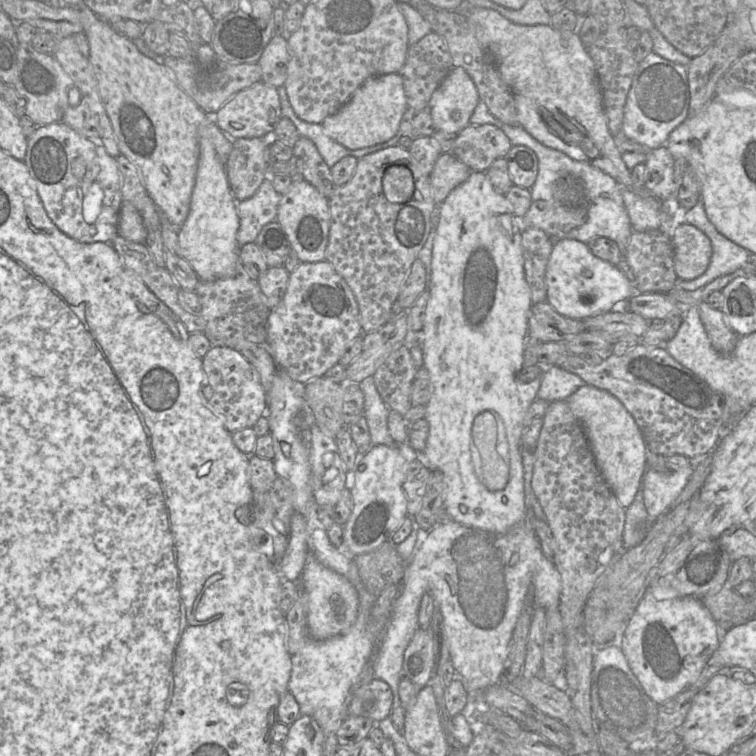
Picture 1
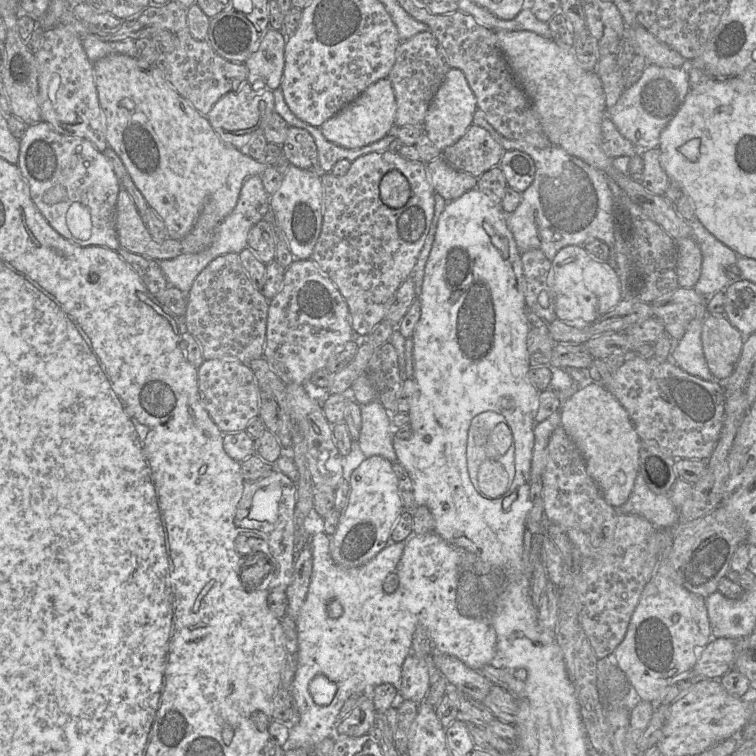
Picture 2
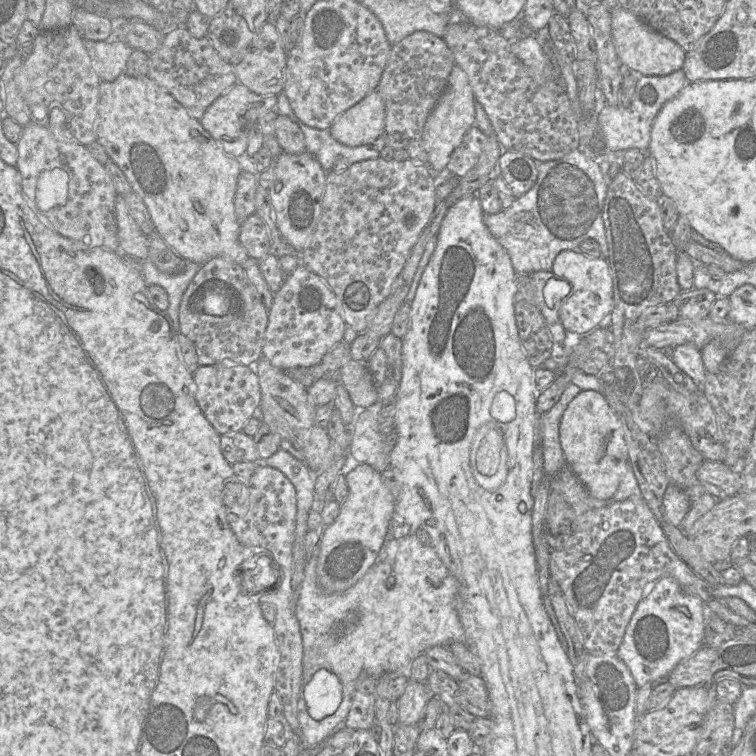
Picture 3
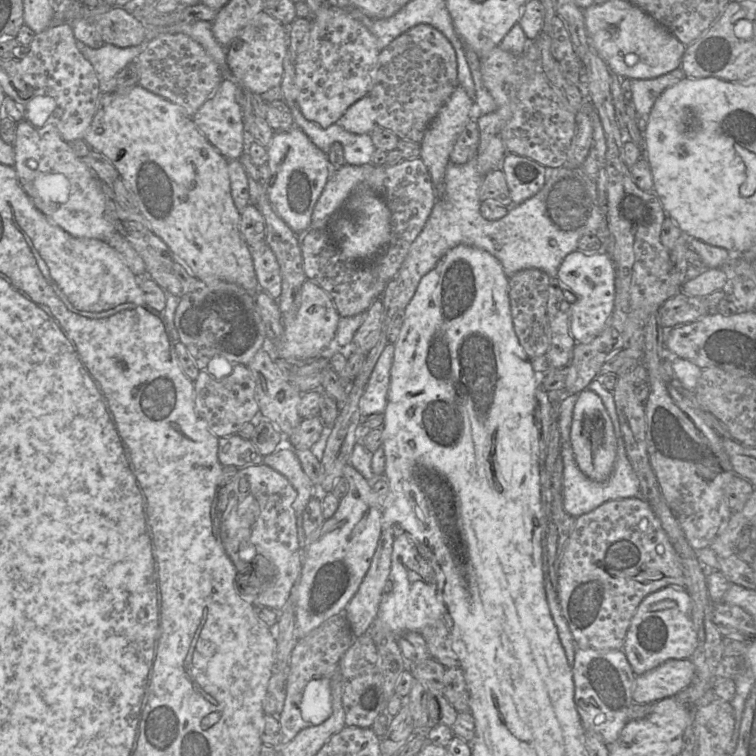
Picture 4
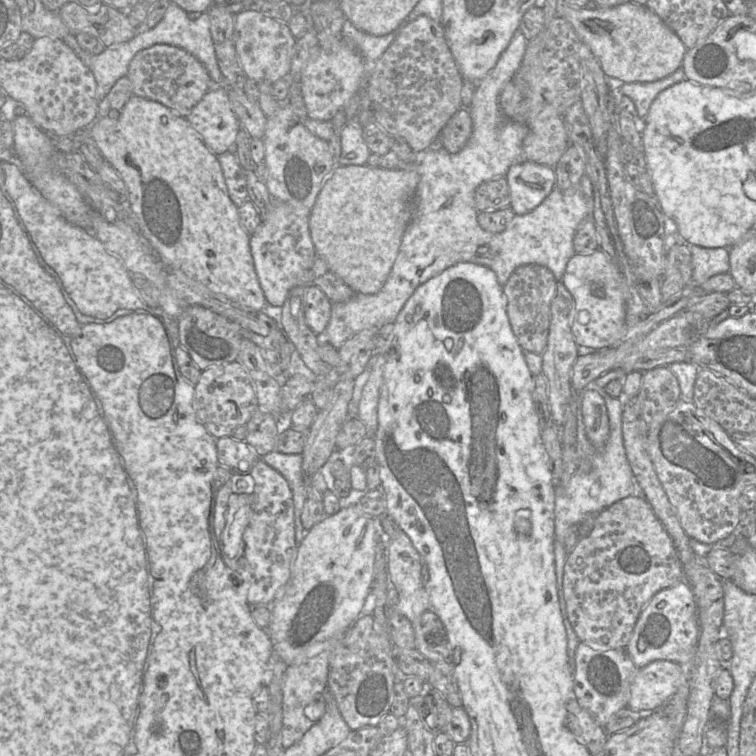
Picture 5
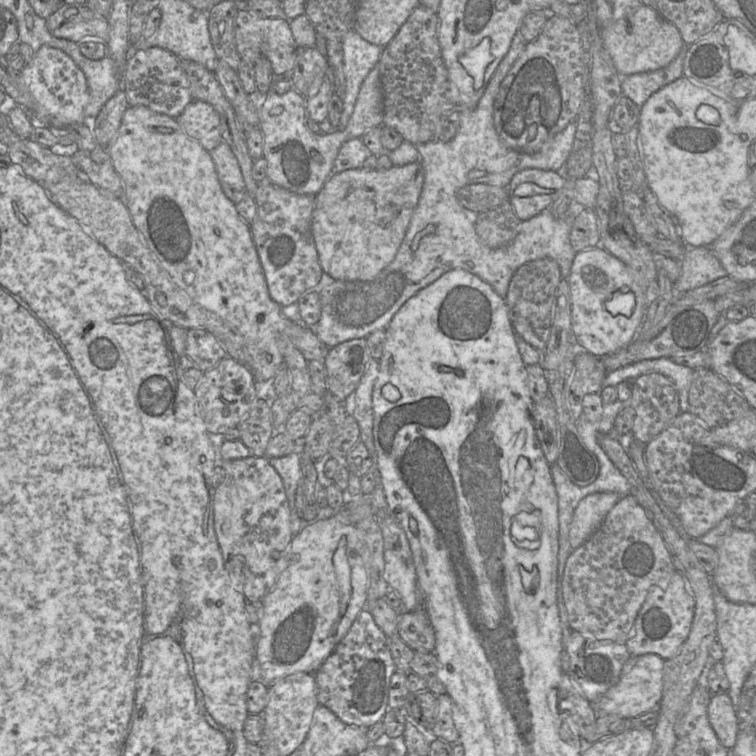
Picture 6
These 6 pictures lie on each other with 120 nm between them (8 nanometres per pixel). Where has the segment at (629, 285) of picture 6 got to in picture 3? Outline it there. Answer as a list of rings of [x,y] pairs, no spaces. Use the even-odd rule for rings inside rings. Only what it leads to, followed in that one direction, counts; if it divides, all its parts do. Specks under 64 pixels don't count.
[[[580,249],[564,250],[556,256],[552,272],[571,285],[570,293],[560,300],[558,310],[560,321],[568,332],[568,343],[604,325],[614,307],[613,280],[608,260],[602,256],[590,257]]]

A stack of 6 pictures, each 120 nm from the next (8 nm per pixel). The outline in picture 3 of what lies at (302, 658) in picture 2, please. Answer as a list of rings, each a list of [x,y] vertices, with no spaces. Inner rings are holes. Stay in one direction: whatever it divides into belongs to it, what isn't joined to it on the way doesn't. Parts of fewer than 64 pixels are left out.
[[[414,534],[397,541],[398,547],[393,564],[387,561],[375,562],[354,586],[340,593],[326,593],[319,586],[317,579],[319,545],[313,549],[307,560],[296,603],[296,617],[303,644],[302,680],[298,697],[298,717],[305,744],[302,747],[323,745],[339,726],[343,726],[351,706],[355,685],[363,675],[378,678],[385,673],[407,672],[411,662],[433,646],[447,646],[451,642],[466,643],[464,629],[456,609],[459,589],[456,578],[443,564],[434,548],[421,544]],[[390,575],[395,577],[395,586],[387,589],[385,582]],[[315,669],[325,669],[335,674],[342,685],[342,701],[337,711],[319,721],[310,717],[304,699],[304,687],[312,678],[311,671]]]

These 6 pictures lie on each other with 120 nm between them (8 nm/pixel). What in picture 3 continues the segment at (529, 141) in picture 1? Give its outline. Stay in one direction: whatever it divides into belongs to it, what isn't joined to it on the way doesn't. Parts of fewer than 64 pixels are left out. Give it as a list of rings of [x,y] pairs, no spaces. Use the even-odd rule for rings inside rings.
[[[574,150],[558,160],[538,161],[534,160],[538,171],[537,181],[534,186],[524,195],[516,198],[510,208],[502,210],[497,214],[485,214],[483,216],[484,223],[493,237],[507,251],[510,256],[512,266],[517,274],[531,274],[536,271],[552,271],[553,262],[556,256],[564,250],[579,250],[580,244],[588,238],[594,239],[600,246],[601,256],[608,260],[609,250],[606,240],[606,233],[603,221],[604,201],[607,195],[608,185],[605,183],[600,171],[599,163],[580,150]]]

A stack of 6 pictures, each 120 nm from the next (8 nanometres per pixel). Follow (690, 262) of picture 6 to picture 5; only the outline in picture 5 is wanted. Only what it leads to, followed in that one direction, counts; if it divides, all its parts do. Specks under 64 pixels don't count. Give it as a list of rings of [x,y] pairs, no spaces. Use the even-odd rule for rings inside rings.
[[[688,243],[691,252],[693,283],[701,285],[710,277],[727,273],[730,270],[728,248],[705,248]]]

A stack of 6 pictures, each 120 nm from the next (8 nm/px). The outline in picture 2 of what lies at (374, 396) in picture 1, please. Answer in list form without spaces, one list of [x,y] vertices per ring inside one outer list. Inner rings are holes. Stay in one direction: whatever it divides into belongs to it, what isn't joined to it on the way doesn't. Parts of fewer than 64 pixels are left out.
[[[375,400],[360,405],[362,426],[358,444],[365,457],[381,456],[392,464],[397,461],[393,447],[393,427],[391,415]]]

